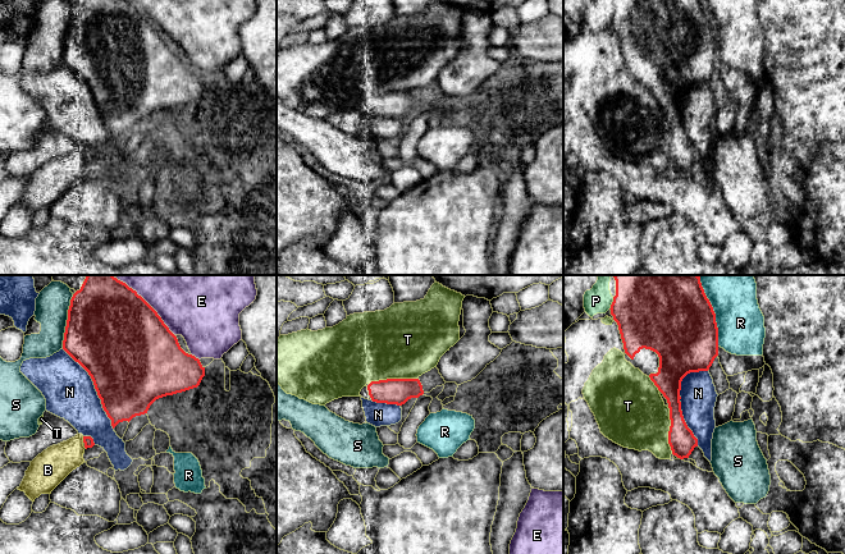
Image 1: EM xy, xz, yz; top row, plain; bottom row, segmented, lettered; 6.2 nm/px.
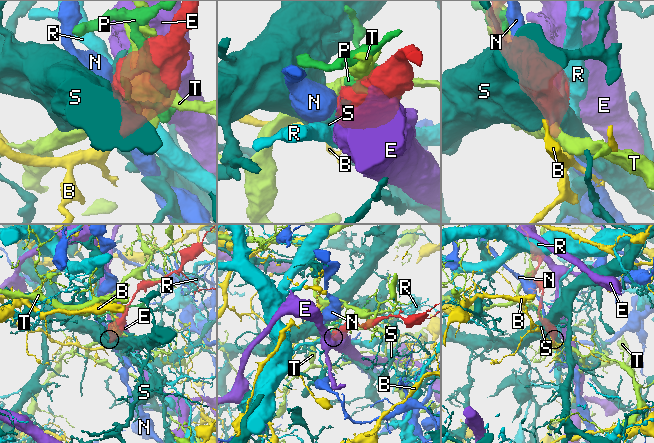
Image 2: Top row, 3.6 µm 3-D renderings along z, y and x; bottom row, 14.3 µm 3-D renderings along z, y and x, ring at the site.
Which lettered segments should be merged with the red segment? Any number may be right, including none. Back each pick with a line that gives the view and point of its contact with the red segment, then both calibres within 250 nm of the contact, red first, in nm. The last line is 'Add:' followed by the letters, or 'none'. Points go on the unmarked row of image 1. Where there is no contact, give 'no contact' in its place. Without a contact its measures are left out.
B: meets red in xy at (83, 152); 60 nm thick on the red side, 220 nm on the other
Add: B

